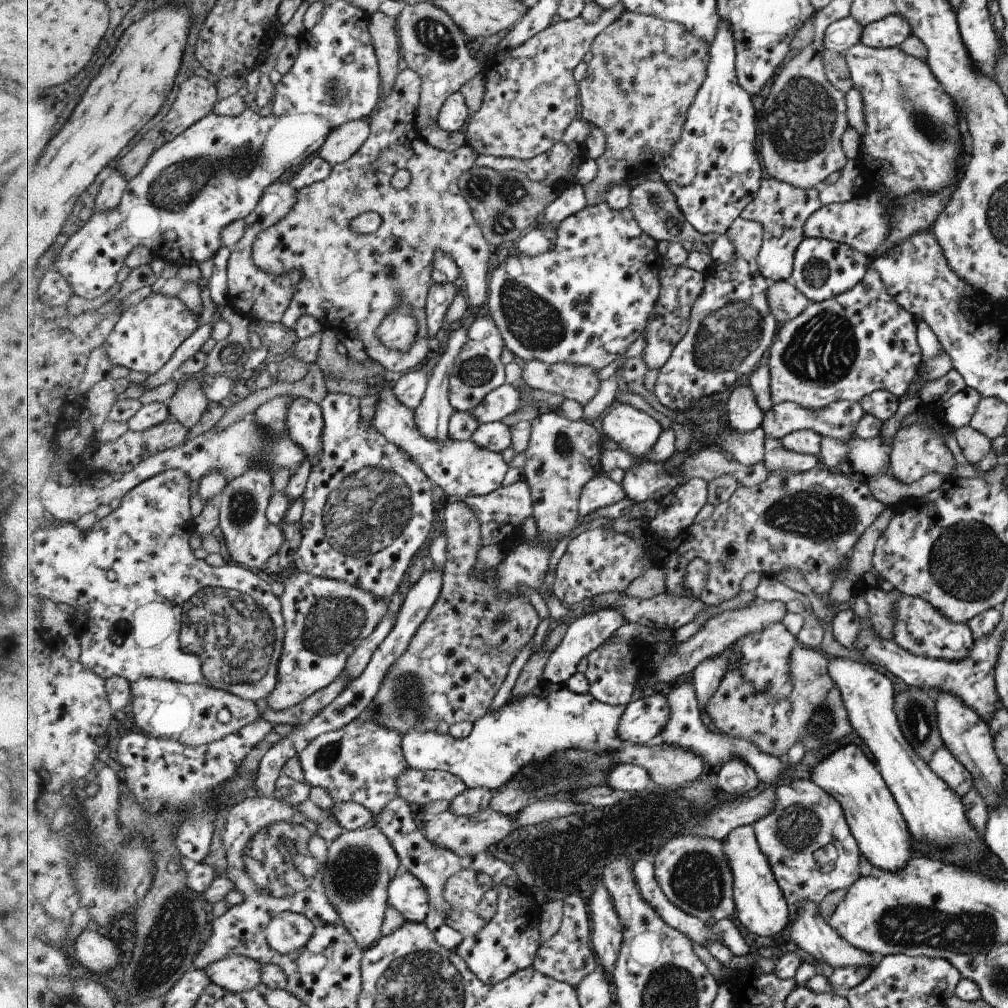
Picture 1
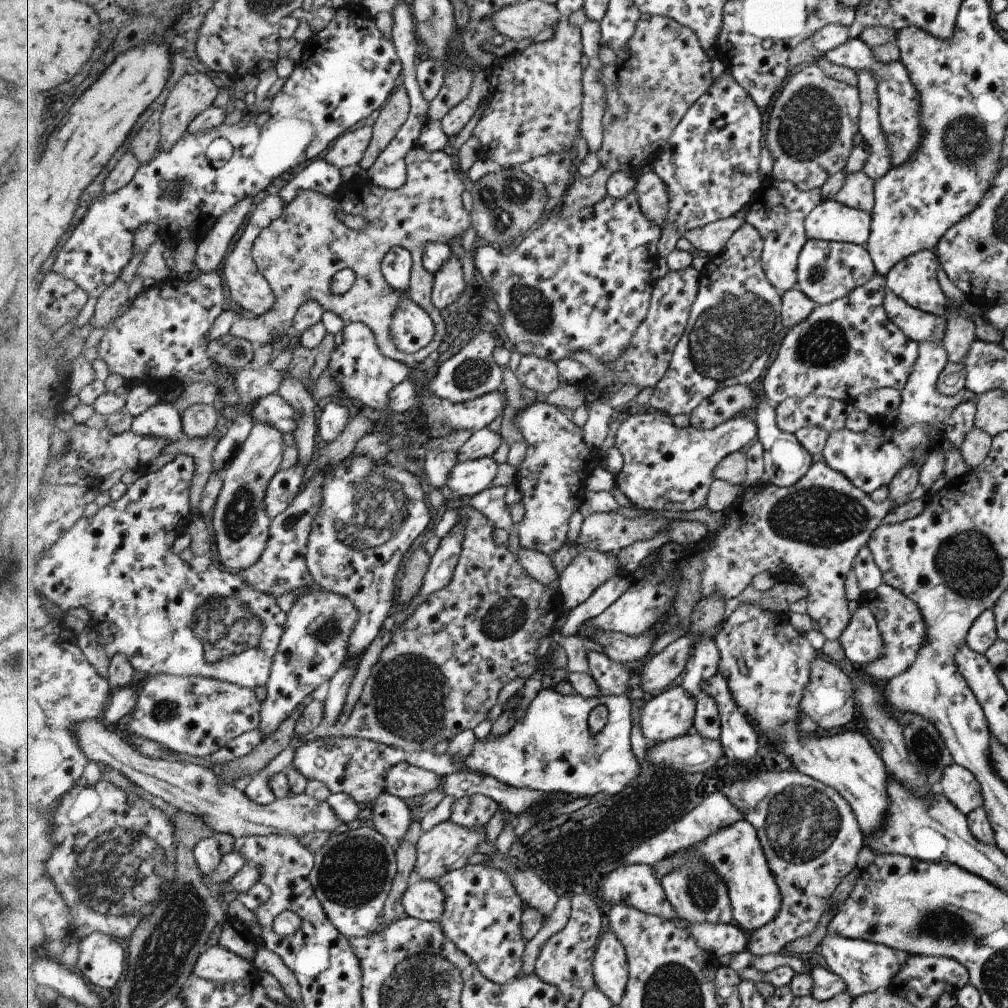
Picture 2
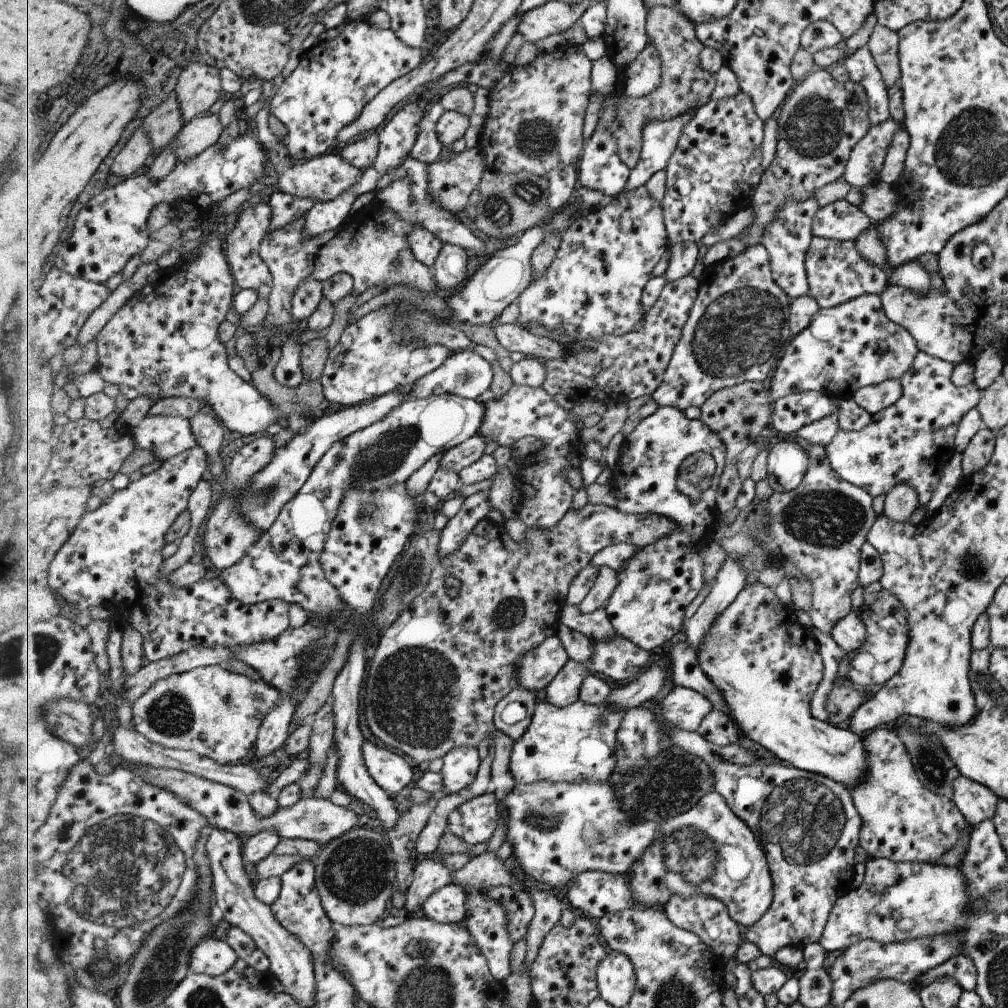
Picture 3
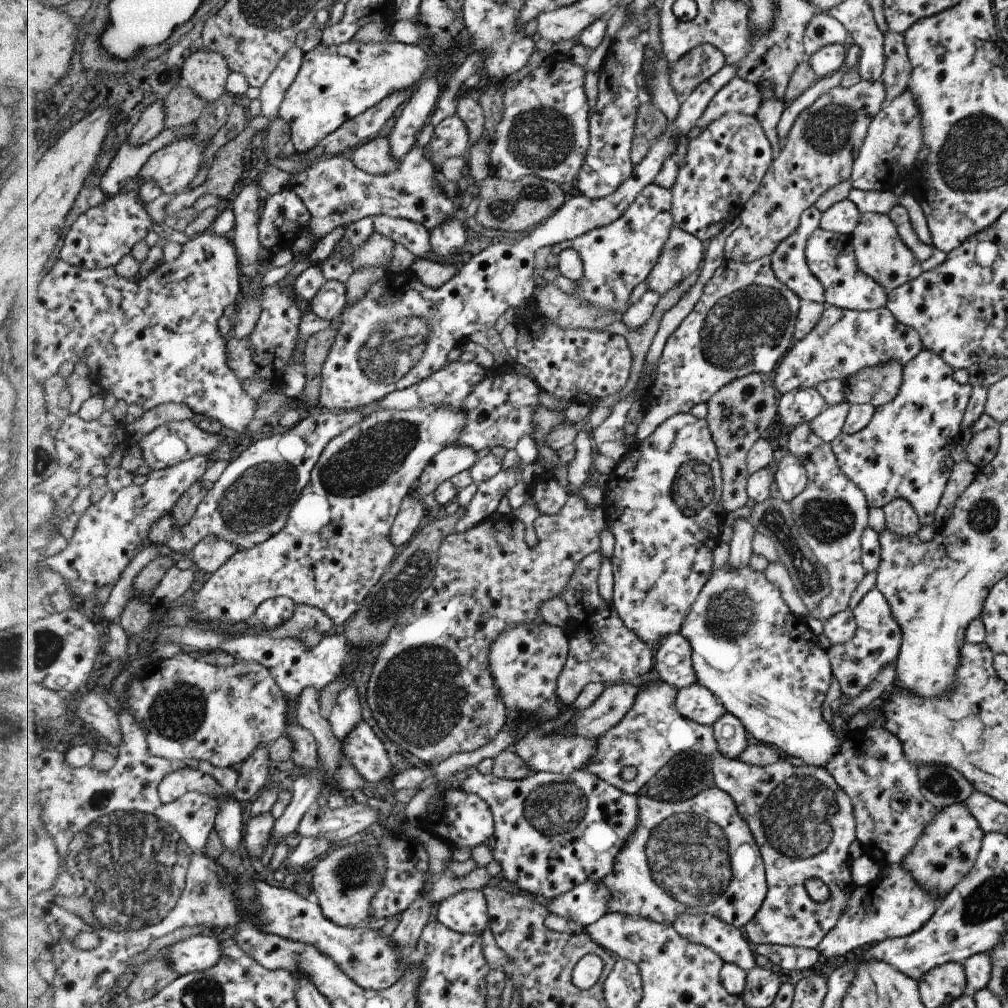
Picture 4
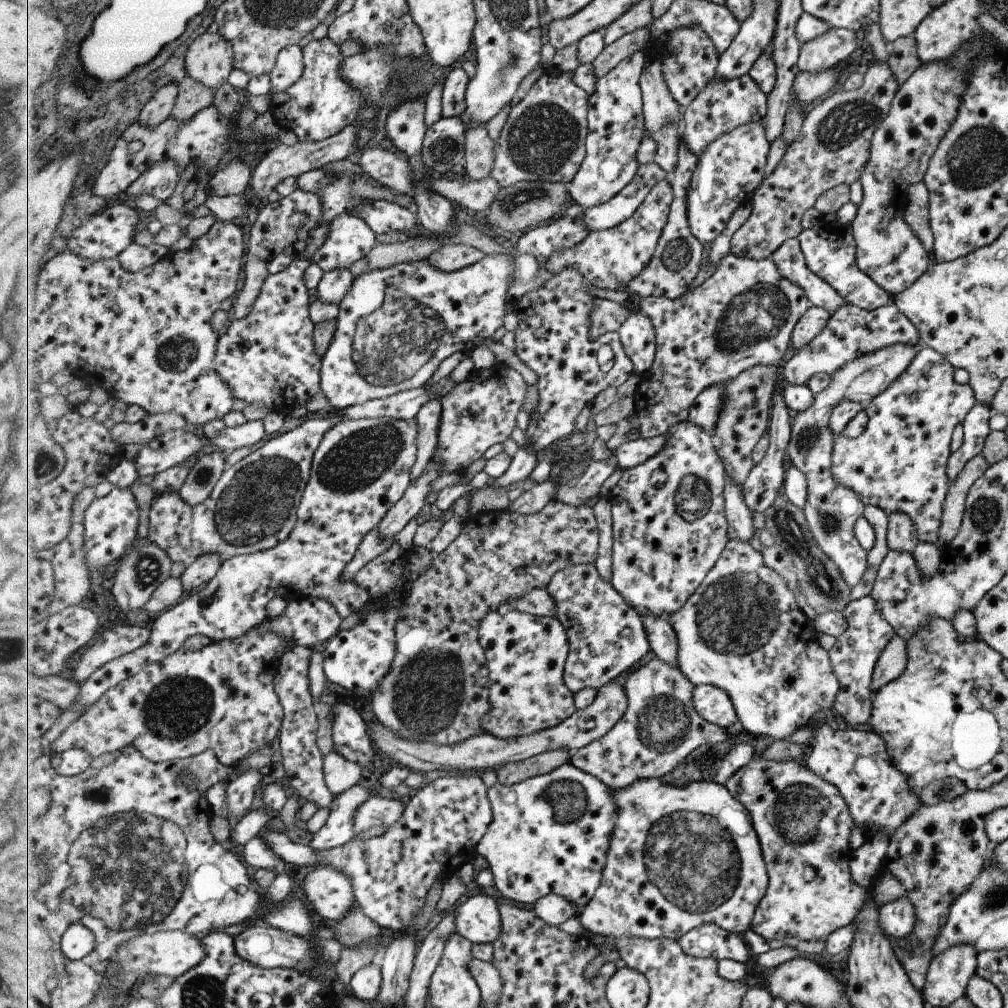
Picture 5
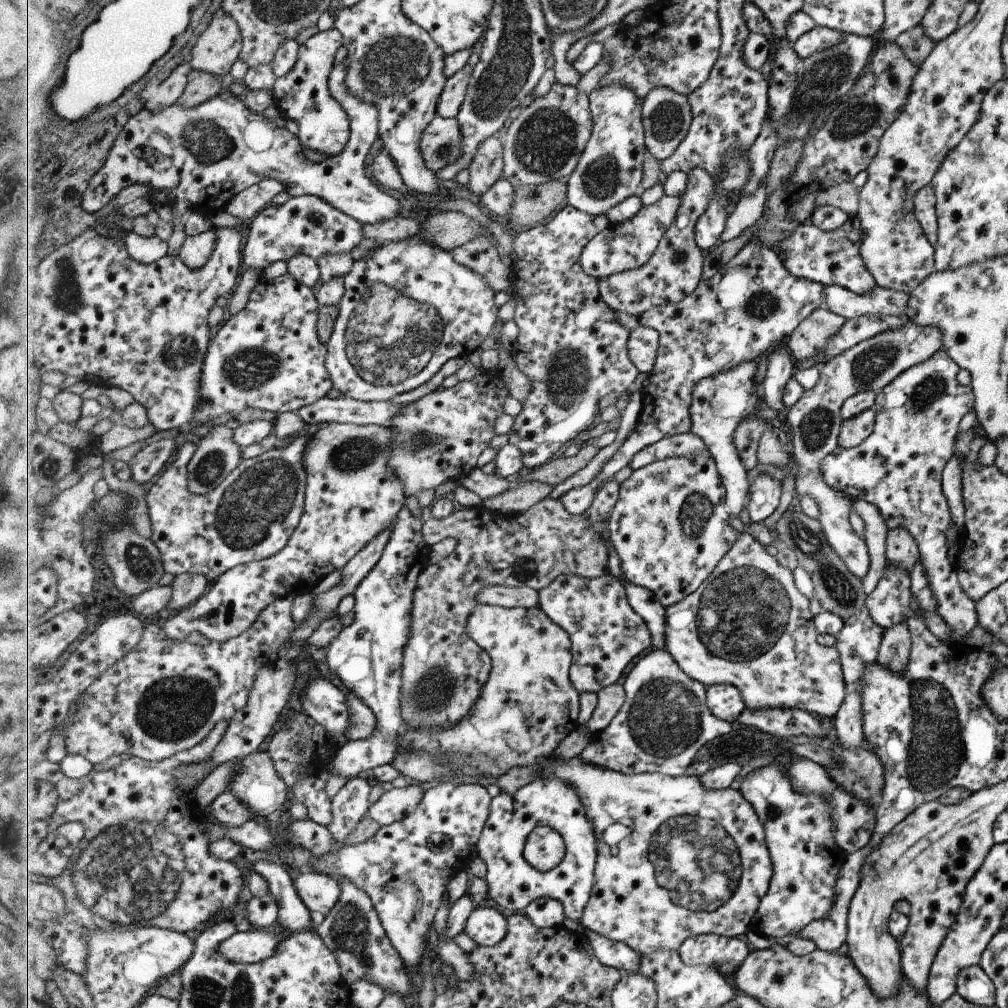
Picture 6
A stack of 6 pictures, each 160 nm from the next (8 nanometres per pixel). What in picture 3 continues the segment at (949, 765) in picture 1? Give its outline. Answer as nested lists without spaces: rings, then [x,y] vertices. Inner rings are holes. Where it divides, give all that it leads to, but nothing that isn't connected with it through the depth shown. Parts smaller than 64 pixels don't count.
[[[959,775],[952,782],[953,804],[971,827],[992,820],[998,798],[982,784]]]

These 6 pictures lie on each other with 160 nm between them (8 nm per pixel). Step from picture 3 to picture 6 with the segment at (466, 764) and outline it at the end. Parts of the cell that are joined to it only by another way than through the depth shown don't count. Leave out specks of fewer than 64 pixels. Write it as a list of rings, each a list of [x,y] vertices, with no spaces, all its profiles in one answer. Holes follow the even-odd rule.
[[[537,779],[514,795],[501,792],[493,798],[488,824],[478,844],[480,857],[488,863],[488,873],[485,878],[488,886],[487,897],[501,905],[501,908],[512,910],[514,913],[523,912],[534,900],[552,898],[562,904],[567,918],[580,923],[595,888],[599,848],[595,825],[588,818],[587,809],[584,808],[579,794],[571,785],[559,779]],[[546,826],[553,827],[563,835],[566,842],[566,855],[563,862],[554,869],[539,871],[538,868],[525,861],[524,850],[533,829]]]

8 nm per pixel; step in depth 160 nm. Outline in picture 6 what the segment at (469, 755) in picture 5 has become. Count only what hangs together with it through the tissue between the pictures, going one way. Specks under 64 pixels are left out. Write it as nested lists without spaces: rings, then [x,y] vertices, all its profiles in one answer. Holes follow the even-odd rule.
[[[618,681],[598,692],[598,705],[587,726],[592,732],[602,732],[613,722],[626,701],[623,681]],[[348,690],[346,696],[350,714],[350,725],[348,728],[348,736],[353,739],[368,739],[376,732],[376,714],[373,709],[365,704],[365,701]]]

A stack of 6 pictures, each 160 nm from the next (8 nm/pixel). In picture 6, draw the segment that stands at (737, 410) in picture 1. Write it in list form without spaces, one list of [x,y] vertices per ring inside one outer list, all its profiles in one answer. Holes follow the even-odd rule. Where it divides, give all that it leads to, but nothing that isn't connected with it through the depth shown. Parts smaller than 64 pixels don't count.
[[[709,450],[707,453],[701,453],[698,457],[671,457],[652,462],[643,468],[634,470],[631,478],[622,483],[620,499],[612,510],[607,528],[610,539],[613,541],[614,547],[621,557],[624,577],[633,584],[644,586],[653,591],[657,598],[665,605],[666,609],[680,603],[684,598],[693,594],[713,574],[717,565],[729,554],[729,551],[743,534],[743,532],[739,532],[739,530],[735,530],[731,526],[730,511],[726,506],[727,493],[728,490],[721,478],[716,460],[712,457]]]

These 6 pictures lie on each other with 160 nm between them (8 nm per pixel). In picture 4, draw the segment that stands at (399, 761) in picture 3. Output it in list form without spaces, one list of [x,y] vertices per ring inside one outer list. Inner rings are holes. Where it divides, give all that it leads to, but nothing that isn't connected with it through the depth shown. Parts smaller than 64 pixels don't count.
[[[360,722],[360,726],[351,732],[342,748],[357,772],[369,783],[381,783],[391,772],[387,748],[367,722]]]

